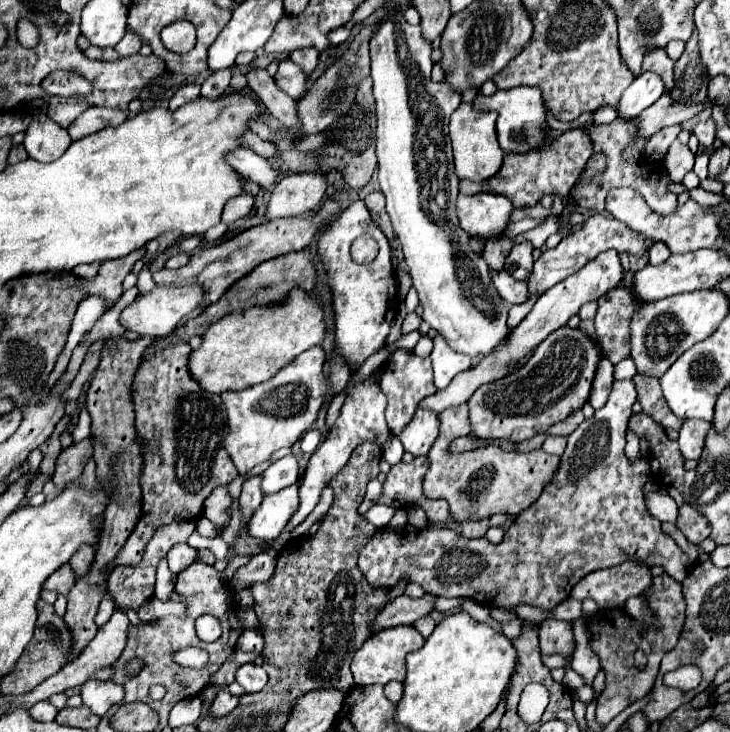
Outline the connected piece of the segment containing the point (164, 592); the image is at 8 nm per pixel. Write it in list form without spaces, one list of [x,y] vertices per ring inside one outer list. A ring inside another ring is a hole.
[[[166,559],[158,565],[158,579],[156,579],[156,591],[154,597],[160,601],[170,601],[170,595],[174,593],[174,581],[176,575],[168,571],[168,563]]]

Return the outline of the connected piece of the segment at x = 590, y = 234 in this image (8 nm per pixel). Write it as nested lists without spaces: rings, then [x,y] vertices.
[[[592,215],[590,221],[584,223],[584,227],[572,231],[572,235],[566,235],[558,247],[554,249],[546,249],[542,251],[542,255],[536,259],[534,263],[534,271],[528,277],[528,295],[530,297],[538,297],[540,293],[548,291],[552,285],[556,285],[558,281],[566,279],[568,275],[576,273],[578,269],[582,269],[590,259],[594,259],[598,253],[606,251],[606,249],[616,249],[616,251],[628,251],[634,253],[636,257],[640,257],[654,241],[640,237],[636,231],[632,231],[630,227],[626,227],[622,221],[618,219],[610,219],[610,217],[602,217],[602,215]]]

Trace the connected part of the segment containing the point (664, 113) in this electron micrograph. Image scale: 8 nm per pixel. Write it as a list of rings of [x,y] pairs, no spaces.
[[[666,93],[648,109],[644,109],[636,119],[630,119],[630,123],[636,125],[636,141],[644,141],[658,133],[662,127],[668,125],[680,125],[686,119],[692,119],[698,111],[702,111],[702,103],[696,105],[680,105],[674,103]]]

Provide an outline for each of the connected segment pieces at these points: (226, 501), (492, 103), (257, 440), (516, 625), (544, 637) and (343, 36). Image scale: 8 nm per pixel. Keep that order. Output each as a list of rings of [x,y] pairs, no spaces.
[[[220,485],[204,501],[204,517],[230,519],[230,505],[232,505],[232,495],[228,491],[228,485]]]
[[[514,87],[514,89],[498,89],[494,95],[484,97],[476,95],[472,107],[478,111],[496,111],[498,113],[498,141],[500,147],[508,153],[526,153],[532,149],[546,147],[546,139],[542,127],[546,125],[546,107],[542,103],[542,93],[536,87]]]
[[[312,347],[294,359],[272,379],[246,387],[242,391],[224,391],[222,401],[228,411],[228,435],[224,447],[232,457],[240,475],[248,475],[254,465],[270,459],[282,447],[294,445],[316,421],[320,407],[328,397],[328,379],[324,375],[326,353],[322,347]]]
[[[516,617],[512,619],[512,621],[502,624],[501,627],[503,634],[510,640],[516,639],[521,633],[522,623],[523,621],[519,617]]]
[[[544,619],[538,627],[540,631],[540,653],[542,655],[562,655],[570,657],[574,651],[572,623],[558,619]]]
[[[346,23],[346,27],[339,27],[331,31],[328,35],[329,40],[333,46],[338,46],[350,36],[350,29],[352,29],[352,23]]]

